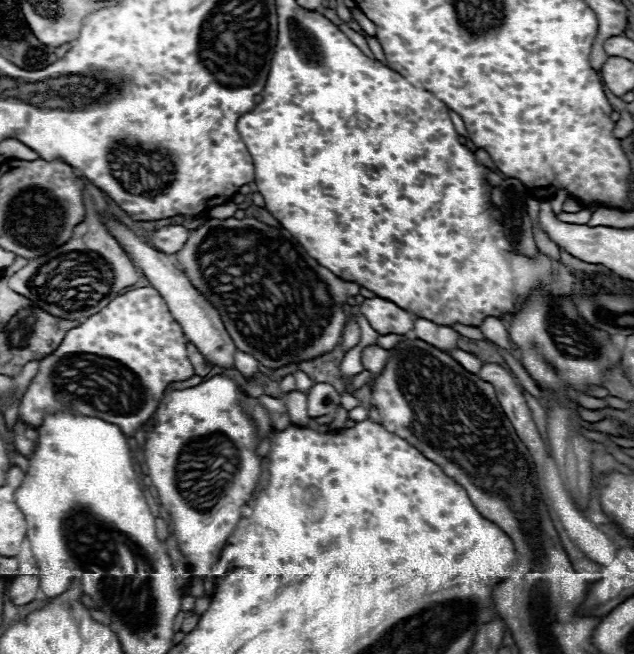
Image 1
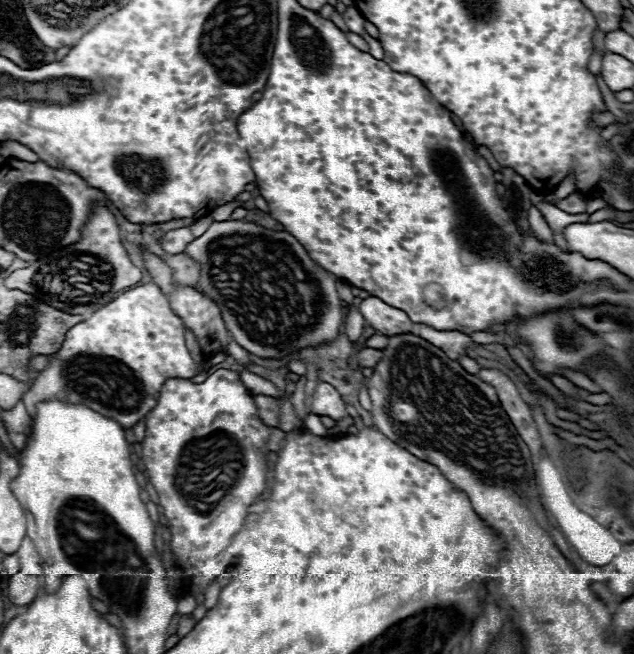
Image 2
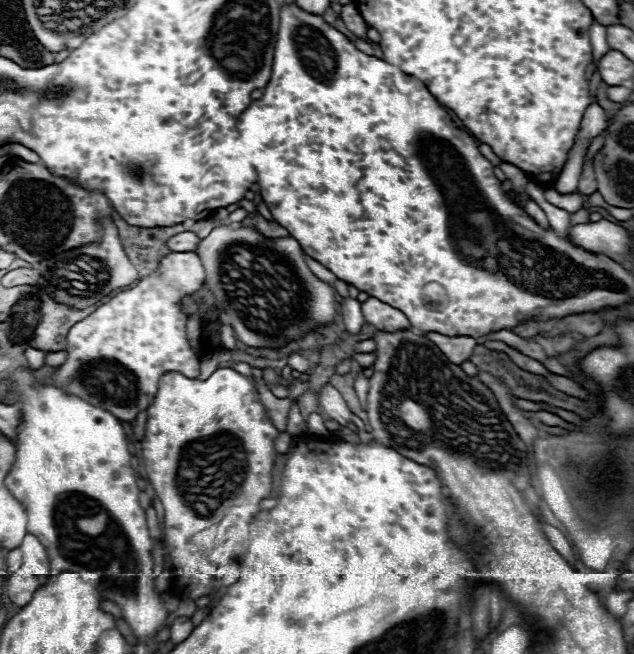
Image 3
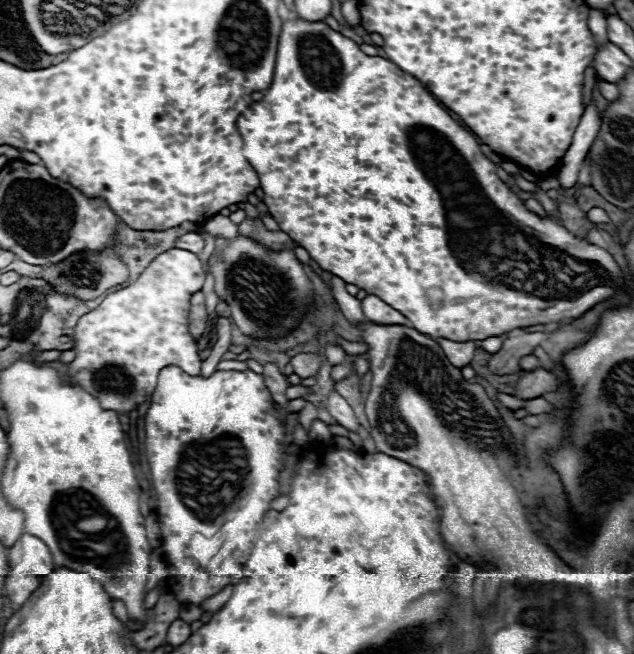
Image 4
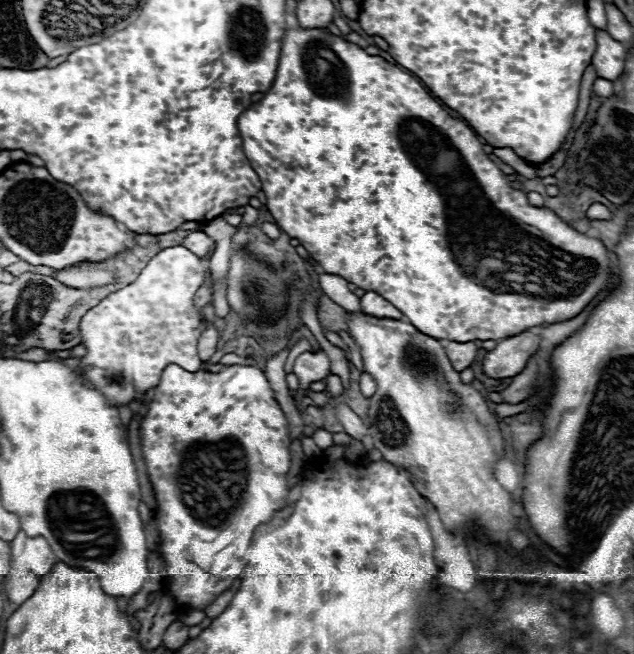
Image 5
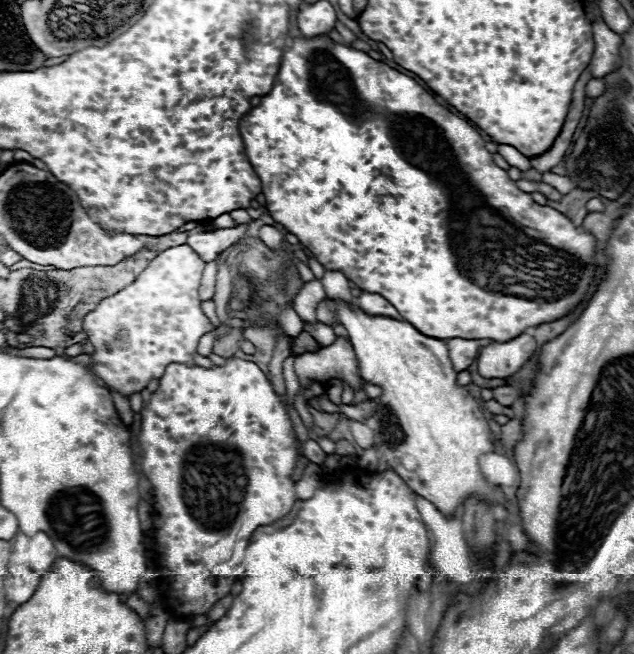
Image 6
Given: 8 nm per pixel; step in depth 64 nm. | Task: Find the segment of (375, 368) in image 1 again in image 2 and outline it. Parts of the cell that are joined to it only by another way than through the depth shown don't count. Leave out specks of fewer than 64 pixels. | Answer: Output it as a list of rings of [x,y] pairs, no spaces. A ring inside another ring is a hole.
[[[364,348],[358,354],[358,362],[362,368],[374,368],[382,360],[382,350],[376,348]]]

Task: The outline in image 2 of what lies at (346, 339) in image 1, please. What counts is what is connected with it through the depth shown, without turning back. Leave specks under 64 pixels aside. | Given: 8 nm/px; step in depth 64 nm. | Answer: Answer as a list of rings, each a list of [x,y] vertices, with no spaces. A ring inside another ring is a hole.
[[[354,300],[354,304],[350,304],[350,312],[346,316],[346,336],[350,342],[356,342],[362,334],[362,328],[364,328],[364,316],[358,312],[358,304],[362,301]]]

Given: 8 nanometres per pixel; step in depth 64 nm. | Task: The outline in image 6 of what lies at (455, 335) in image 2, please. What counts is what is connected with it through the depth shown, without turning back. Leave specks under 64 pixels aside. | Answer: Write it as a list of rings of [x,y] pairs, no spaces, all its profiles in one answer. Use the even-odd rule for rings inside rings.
[[[452,338],[446,342],[448,344],[448,350],[450,350],[450,360],[456,368],[456,372],[462,372],[466,370],[476,354],[478,354],[478,342],[476,340],[462,340],[462,338]]]

